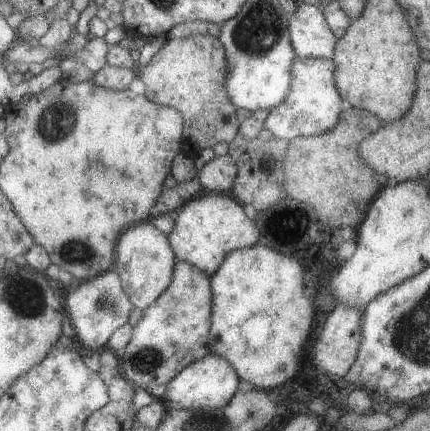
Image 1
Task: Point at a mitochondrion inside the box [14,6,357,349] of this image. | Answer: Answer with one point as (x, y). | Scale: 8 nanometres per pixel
(59, 125)

